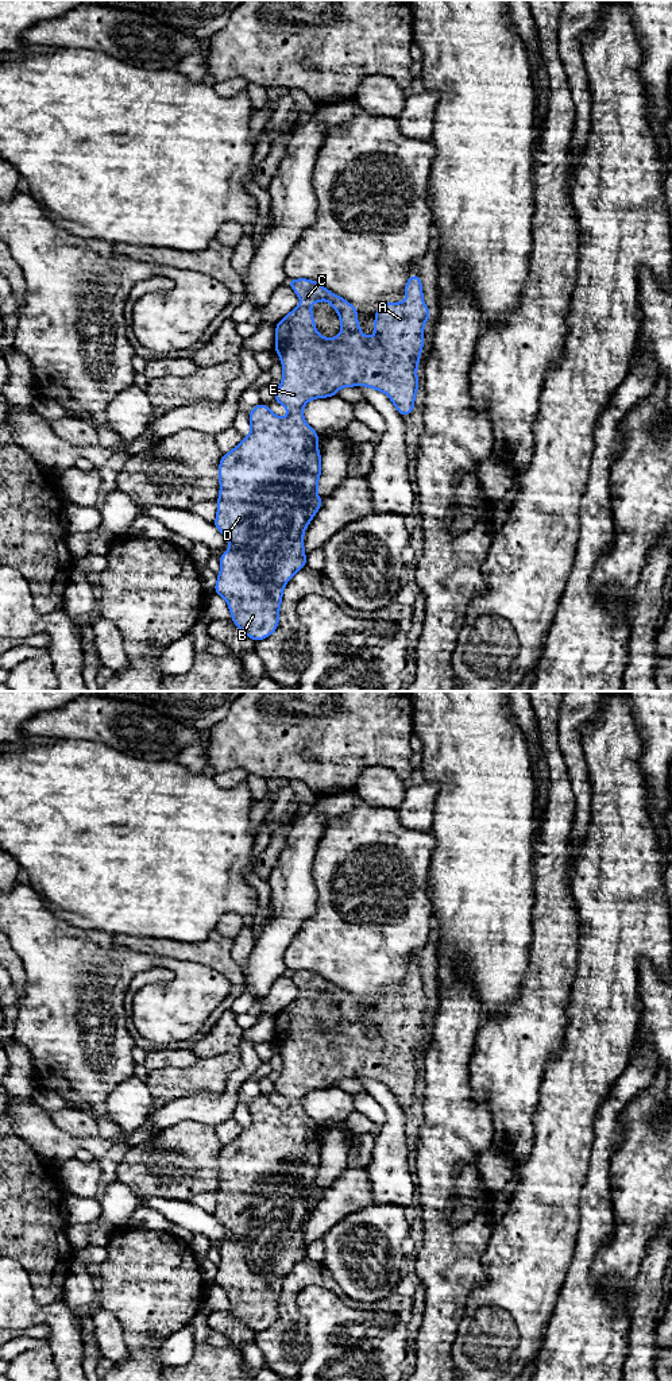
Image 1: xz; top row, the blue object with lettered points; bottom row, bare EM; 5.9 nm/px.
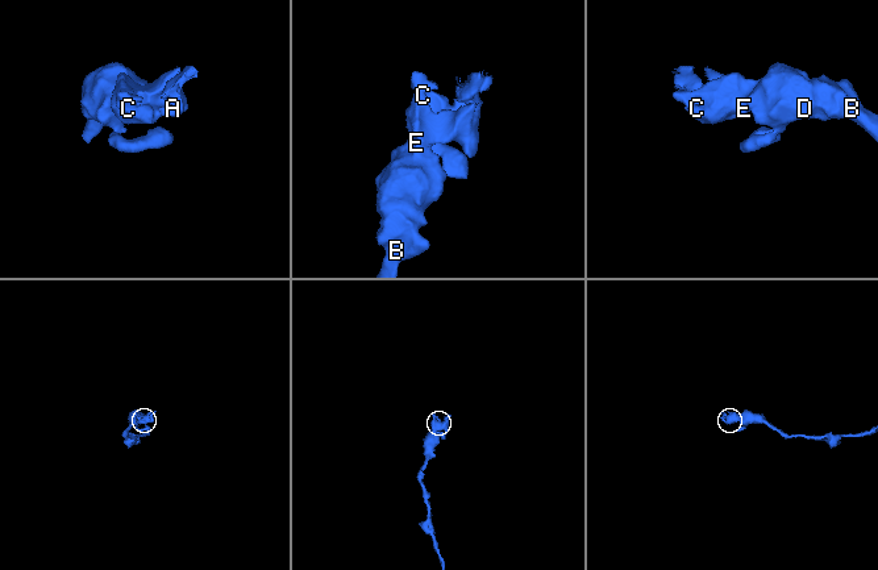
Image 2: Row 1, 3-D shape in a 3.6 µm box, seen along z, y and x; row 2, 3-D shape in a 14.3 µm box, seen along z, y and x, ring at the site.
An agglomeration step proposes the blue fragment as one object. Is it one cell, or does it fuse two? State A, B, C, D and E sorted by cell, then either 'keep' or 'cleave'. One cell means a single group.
groups A B C D E; keep

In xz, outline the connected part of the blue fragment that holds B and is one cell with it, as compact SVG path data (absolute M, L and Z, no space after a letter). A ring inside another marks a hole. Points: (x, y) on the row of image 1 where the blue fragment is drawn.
M418 273L409 275L406 300L403 302L386 302L376 308L374 328L378 332L364 337L358 324L358 310L347 300L327 290L317 281L298 278L287 279L286 283L301 298L302 304L287 313L275 325L275 346L283 377L275 390L274 401L289 410L286 418L278 417L263 402L254 406L248 414L251 433L228 454L223 454L219 463L220 494L217 498L217 514L213 525L231 543L228 551L219 556L221 571L212 591L221 595L229 607L233 624L255 643L271 636L279 622L279 606L285 585L301 568L306 567L304 549L305 528L324 504L317 497L317 485L321 475L321 454L317 448L320 435L304 420L304 405L314 398L335 397L337 390L348 386L367 386L383 391L394 404L401 416L413 412L414 398L418 390L417 366L424 348L424 325L432 312L422 298L424 286ZM327 300L340 317L343 331L335 337L320 336L316 329L310 305Z

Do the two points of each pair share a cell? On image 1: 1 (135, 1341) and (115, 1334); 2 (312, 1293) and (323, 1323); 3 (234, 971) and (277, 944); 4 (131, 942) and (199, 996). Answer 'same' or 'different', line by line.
1: different
2: same
3: different
4: different

